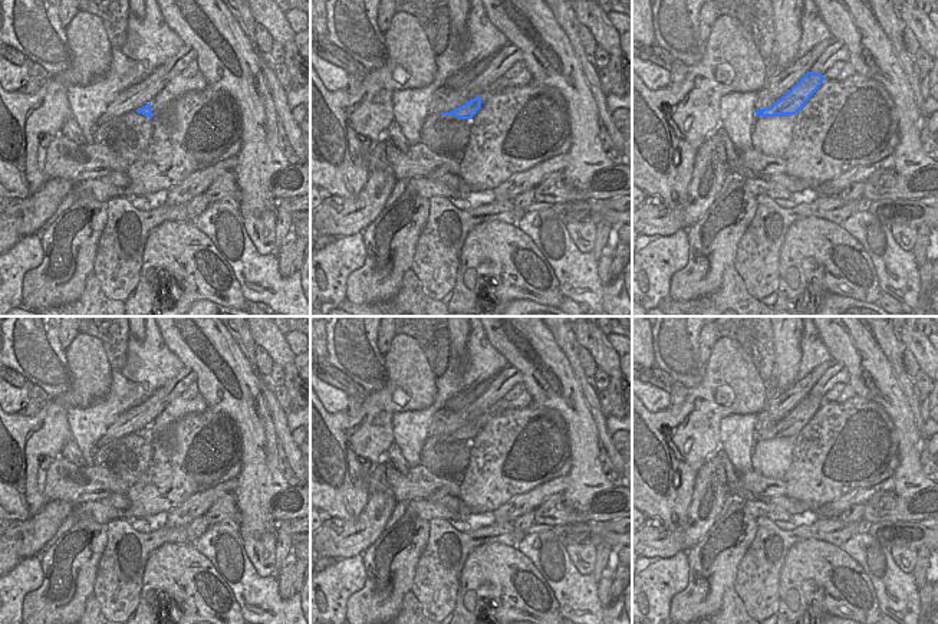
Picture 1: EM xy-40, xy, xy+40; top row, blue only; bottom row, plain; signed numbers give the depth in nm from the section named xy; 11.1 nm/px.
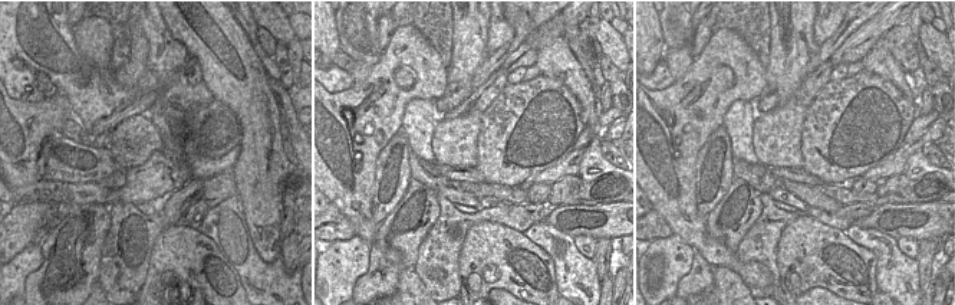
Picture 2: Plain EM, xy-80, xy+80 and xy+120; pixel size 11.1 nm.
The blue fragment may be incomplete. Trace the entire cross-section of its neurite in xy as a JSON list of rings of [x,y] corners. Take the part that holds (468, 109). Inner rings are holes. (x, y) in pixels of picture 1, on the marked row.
[[[477,95],[474,99],[465,102],[464,105],[455,108],[451,112],[428,115],[421,128],[421,142],[424,142],[431,148],[432,132],[435,129],[437,122],[448,122],[454,119],[471,119],[480,108],[481,108],[481,99],[480,99],[480,95]]]

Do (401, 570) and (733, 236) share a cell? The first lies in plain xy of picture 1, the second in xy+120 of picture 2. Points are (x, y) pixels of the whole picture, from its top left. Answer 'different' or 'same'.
same

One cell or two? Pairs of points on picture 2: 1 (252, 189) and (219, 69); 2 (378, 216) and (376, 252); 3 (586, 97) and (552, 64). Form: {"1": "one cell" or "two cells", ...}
{"1": "one cell", "2": "two cells", "3": "one cell"}

